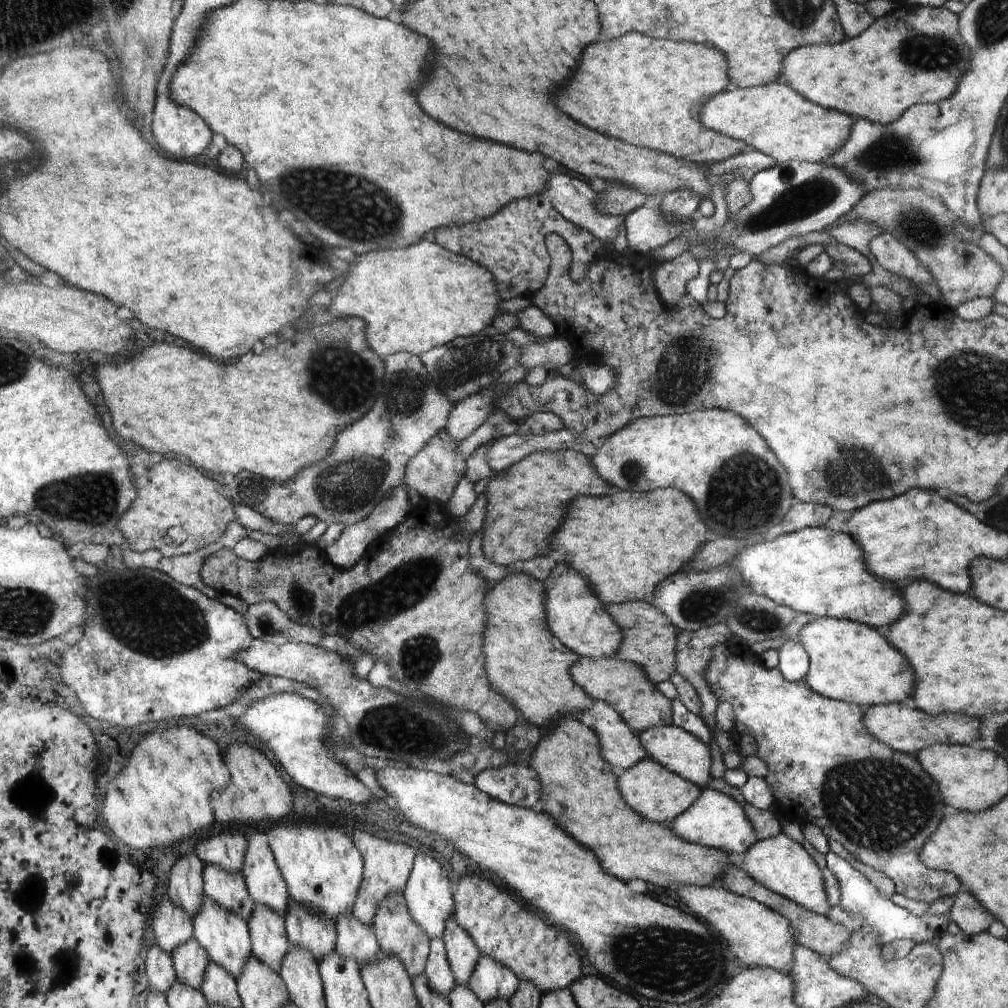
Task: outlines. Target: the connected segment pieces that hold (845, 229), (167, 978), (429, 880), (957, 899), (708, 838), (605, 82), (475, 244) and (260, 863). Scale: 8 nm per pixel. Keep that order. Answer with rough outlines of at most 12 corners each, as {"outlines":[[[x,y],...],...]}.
{"outlines":[[[856,219],[828,231],[840,244],[871,259],[870,240],[883,228]],[[158,942],[147,971],[153,990],[167,994],[179,979],[175,958]],[[417,854],[403,895],[431,940],[455,898],[444,866]],[[967,889],[948,916],[967,937],[988,931],[992,913]],[[706,787],[670,824],[676,836],[730,854],[758,842],[744,809]],[[632,32],[590,44],[558,106],[710,166],[749,150],[701,121],[726,56]],[[543,193],[440,228],[442,248],[489,269],[498,296],[548,282],[545,240],[568,243],[583,280],[603,242]],[[267,829],[247,833],[243,873],[254,904],[284,914],[289,889]]]}

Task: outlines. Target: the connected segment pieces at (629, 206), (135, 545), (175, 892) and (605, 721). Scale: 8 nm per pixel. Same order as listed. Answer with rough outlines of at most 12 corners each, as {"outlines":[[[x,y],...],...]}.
{"outlines":[[[606,182],[597,192],[596,206],[603,213],[627,215],[648,197],[643,192]],[[190,460],[138,476],[129,548],[189,555],[239,520]],[[196,850],[173,866],[166,893],[197,917],[206,863]],[[613,706],[588,712],[601,755],[615,774],[648,757],[638,734]]]}

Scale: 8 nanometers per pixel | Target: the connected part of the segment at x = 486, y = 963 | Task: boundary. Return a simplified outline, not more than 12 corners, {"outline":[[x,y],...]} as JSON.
{"outline":[[481,955],[468,982],[486,1004],[516,992],[519,977]]}

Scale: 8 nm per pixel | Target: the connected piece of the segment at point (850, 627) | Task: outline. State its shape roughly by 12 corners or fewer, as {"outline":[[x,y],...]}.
{"outline":[[820,617],[796,638],[804,680],[869,708],[909,703],[917,674],[881,630]]}

